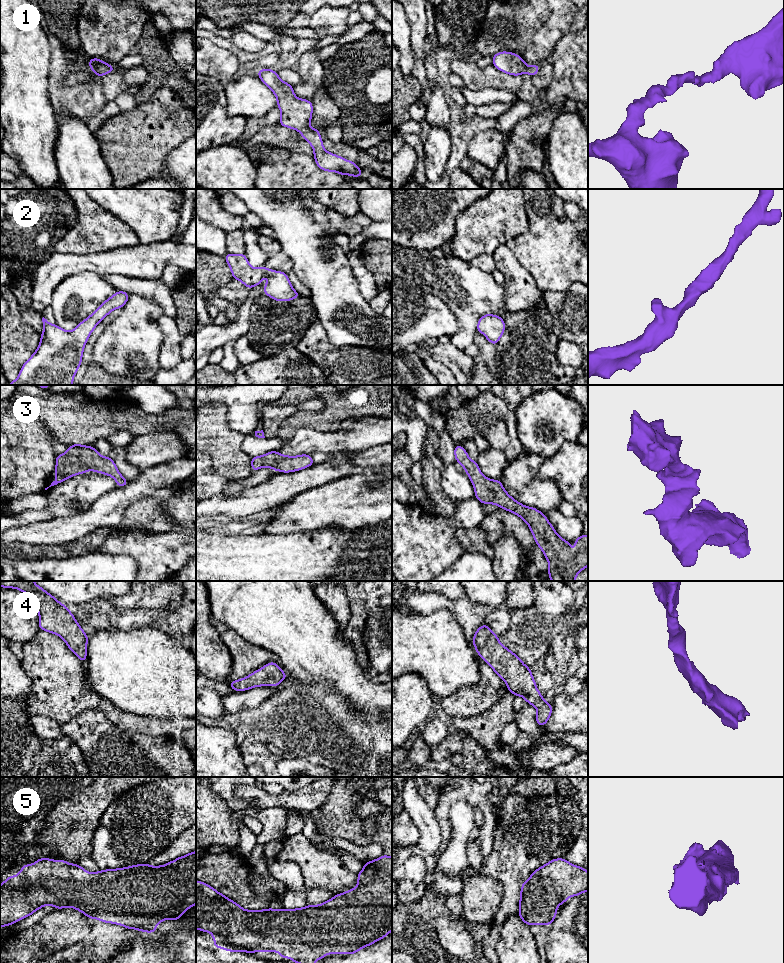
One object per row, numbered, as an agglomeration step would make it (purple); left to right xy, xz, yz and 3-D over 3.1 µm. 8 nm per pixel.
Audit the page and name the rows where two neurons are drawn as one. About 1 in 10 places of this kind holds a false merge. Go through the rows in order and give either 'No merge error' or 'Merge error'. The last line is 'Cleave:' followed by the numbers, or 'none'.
1: No merge error
2: No merge error
3: No merge error
4: No merge error
5: No merge error
Cleave: none

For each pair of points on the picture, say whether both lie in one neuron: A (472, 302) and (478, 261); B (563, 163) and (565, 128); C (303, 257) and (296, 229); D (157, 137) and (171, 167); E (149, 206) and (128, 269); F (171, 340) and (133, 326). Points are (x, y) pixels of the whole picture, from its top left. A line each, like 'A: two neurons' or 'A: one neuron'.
A: two neurons
B: one neuron
C: one neuron
D: two neurons
E: two neurons
F: two neurons

